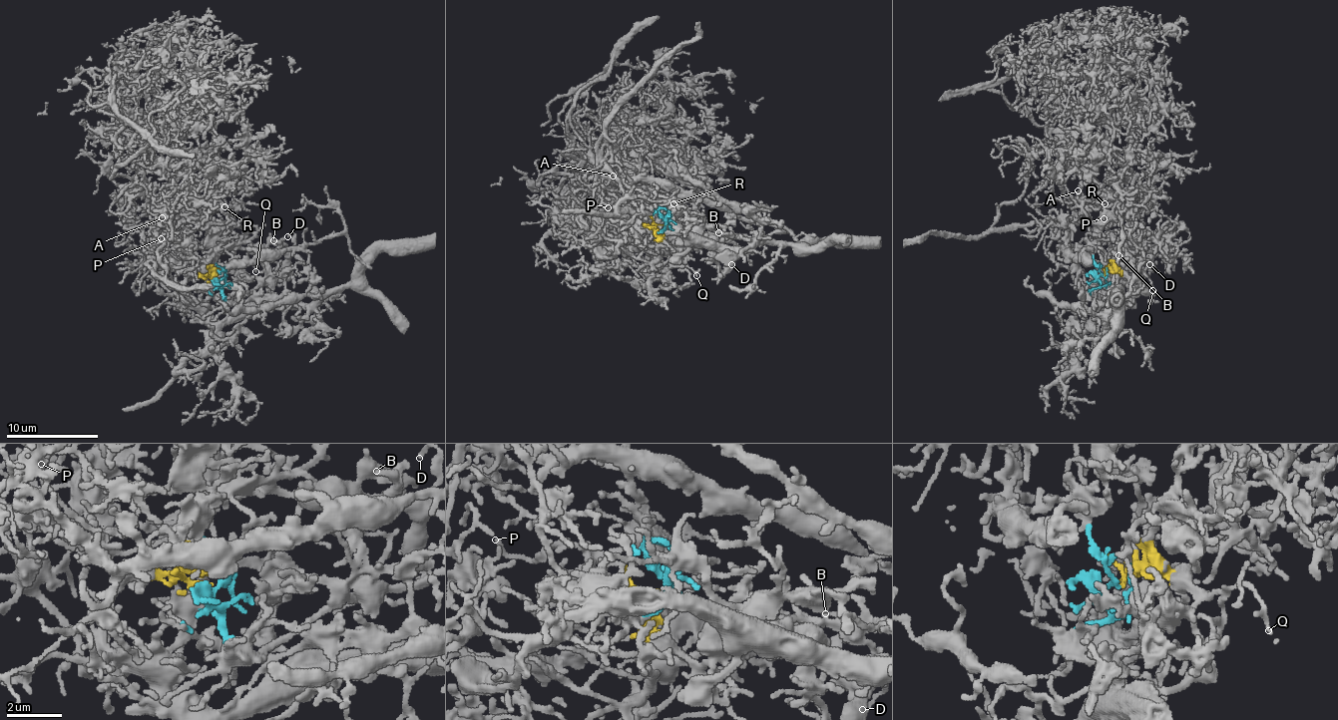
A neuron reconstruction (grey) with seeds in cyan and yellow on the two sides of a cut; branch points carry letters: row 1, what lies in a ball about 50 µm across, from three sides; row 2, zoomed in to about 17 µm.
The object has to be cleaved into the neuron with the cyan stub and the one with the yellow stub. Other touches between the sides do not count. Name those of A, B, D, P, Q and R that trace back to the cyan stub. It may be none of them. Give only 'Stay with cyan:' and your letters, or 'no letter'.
Stay with cyan: A, P, R

